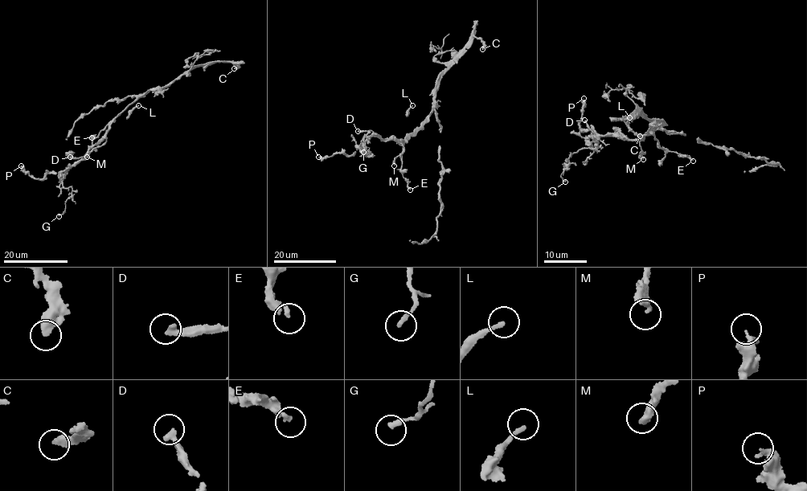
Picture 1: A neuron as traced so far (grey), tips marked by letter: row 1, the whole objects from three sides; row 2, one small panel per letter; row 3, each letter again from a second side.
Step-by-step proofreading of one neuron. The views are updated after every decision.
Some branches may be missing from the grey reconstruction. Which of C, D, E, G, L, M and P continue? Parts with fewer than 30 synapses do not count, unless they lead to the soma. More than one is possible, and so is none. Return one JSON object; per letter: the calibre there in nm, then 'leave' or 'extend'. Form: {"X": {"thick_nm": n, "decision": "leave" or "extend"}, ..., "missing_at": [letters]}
{"C": {"thick_nm": 440, "decision": "leave"}, "D": {"thick_nm": 320, "decision": "leave"}, "E": {"thick_nm": 200, "decision": "leave"}, "G": {"thick_nm": 220, "decision": "leave"}, "L": {"thick_nm": 200, "decision": "leave"}, "M": {"thick_nm": 360, "decision": "leave"}, "P": {"thick_nm": 320, "decision": "leave"}, "missing_at": []}

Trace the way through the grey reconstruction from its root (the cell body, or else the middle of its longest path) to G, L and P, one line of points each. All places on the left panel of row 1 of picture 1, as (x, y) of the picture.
G: (151, 90), (122, 111), (100, 141), (89, 145), (63, 175), (63, 186), (71, 188), (71, 194), (59, 216)
L: (151, 90), (130, 103), (119, 114), (126, 117), (138, 105)
P: (151, 90), (130, 103), (100, 141), (89, 145), (79, 161), (63, 171), (36, 179), (21, 165)

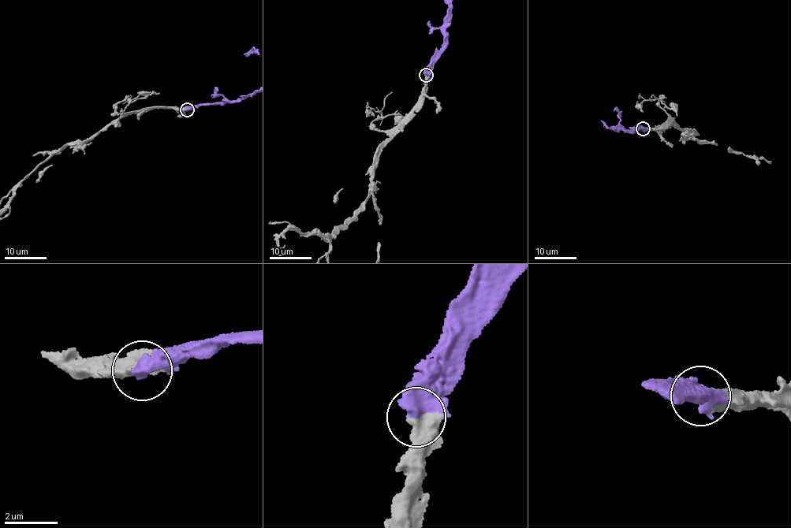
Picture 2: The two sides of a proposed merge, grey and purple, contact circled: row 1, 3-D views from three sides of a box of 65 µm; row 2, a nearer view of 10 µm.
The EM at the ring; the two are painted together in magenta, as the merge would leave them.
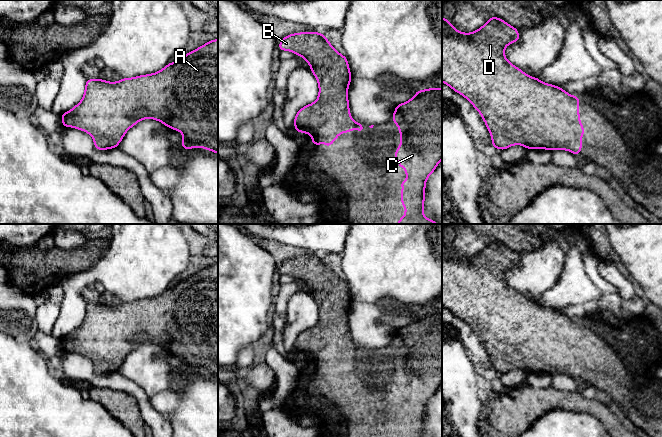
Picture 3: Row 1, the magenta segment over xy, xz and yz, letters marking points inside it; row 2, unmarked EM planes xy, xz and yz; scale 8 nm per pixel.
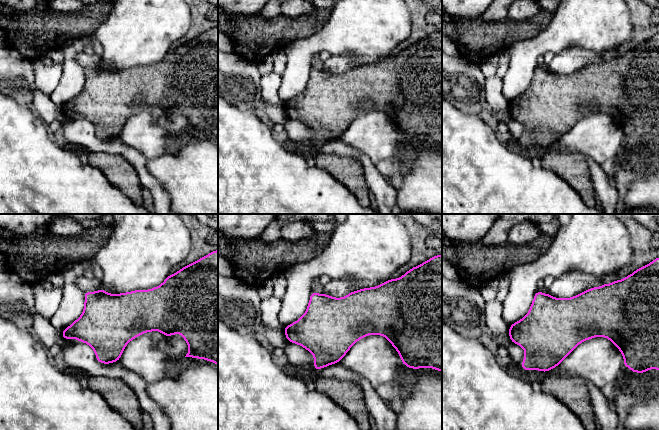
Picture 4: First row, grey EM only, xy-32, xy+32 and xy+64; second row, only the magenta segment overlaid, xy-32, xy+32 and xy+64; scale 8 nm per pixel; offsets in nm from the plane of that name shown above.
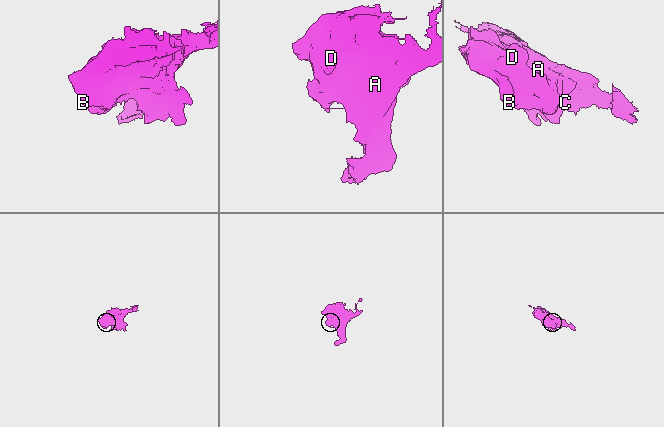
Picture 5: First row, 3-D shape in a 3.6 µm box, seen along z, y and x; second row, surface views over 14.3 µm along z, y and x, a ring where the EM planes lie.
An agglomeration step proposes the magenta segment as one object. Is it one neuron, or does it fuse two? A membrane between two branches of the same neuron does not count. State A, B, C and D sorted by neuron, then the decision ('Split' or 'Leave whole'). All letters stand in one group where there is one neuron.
Groups: A B C D. Leave whole

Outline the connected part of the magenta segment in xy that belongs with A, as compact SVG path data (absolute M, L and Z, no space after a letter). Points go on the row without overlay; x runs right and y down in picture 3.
M218 263L211 264L187 277L174 287L168 287L156 297L122 302L117 306L102 303L86 303L84 320L68 336L61 339L63 351L72 351L88 357L94 364L97 374L118 371L125 357L144 343L154 343L180 355L183 363L181 371L204 372L218 378Z

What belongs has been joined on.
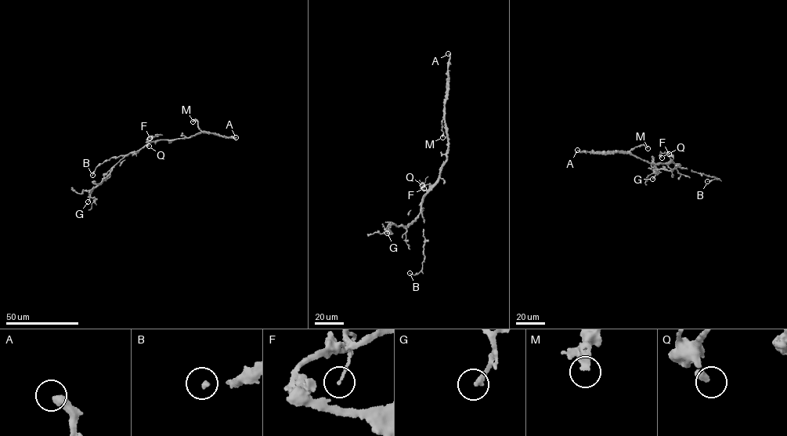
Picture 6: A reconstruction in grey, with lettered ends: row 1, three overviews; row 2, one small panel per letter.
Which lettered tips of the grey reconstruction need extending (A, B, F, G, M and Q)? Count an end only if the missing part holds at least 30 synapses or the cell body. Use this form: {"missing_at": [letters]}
{"missing_at": ["B"]}

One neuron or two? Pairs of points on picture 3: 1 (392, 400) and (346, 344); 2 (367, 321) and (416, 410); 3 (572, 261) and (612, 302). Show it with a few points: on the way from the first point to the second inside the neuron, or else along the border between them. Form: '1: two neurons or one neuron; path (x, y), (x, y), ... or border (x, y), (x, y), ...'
1: one neuron; path (378, 386), (350, 358)
2: two neurons; border (396, 329), (386, 346), (358, 347)
3: one neuron; path (574, 273), (600, 298)

